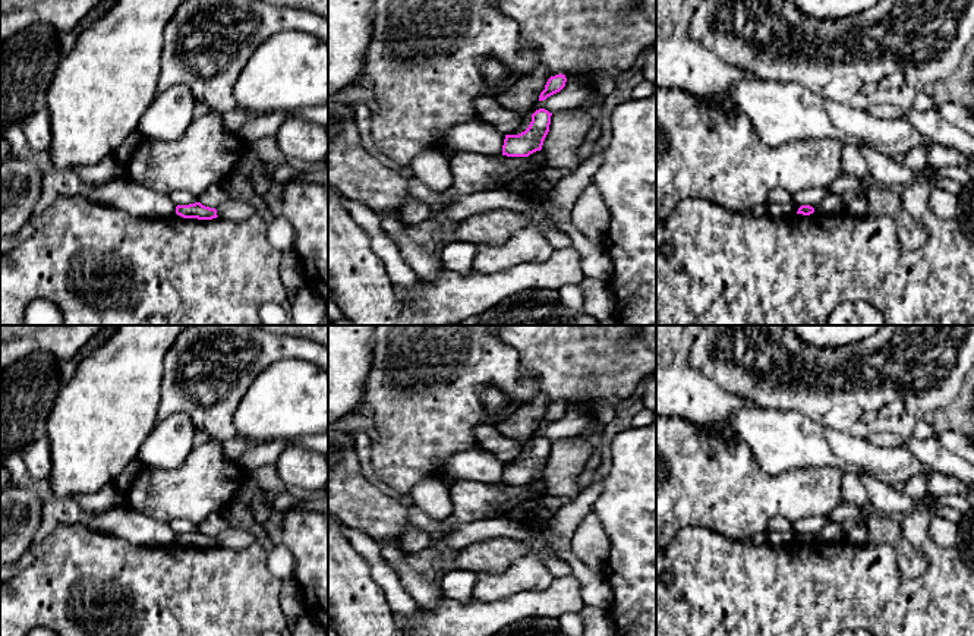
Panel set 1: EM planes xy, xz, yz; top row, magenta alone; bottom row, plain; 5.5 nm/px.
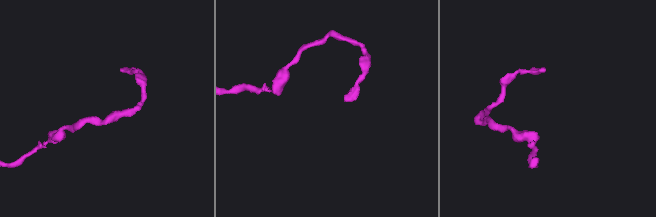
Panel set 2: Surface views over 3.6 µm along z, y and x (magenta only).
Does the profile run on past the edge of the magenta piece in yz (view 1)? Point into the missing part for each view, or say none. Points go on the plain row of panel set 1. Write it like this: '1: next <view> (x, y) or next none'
1: next none

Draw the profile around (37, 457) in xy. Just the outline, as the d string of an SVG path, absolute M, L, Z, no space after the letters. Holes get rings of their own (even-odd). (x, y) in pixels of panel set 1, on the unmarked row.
M47 437L32 443L21 453L28 475L35 481L48 479L51 473L51 450Z

